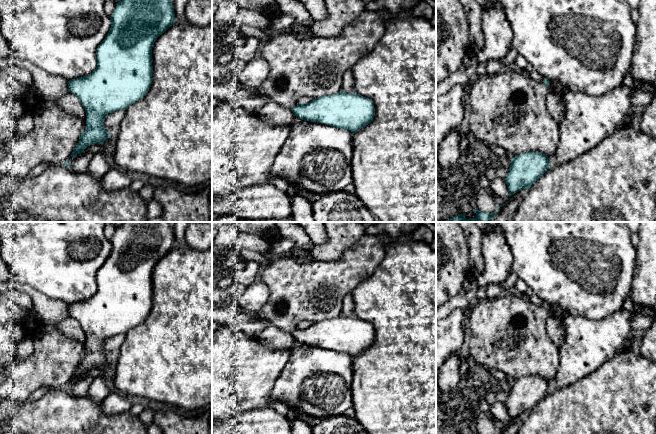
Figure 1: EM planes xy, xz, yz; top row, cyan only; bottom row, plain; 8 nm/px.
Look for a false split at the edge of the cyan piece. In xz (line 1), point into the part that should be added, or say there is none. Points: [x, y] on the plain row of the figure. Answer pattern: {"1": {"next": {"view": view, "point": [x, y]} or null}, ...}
{"1": {"next": null}}

